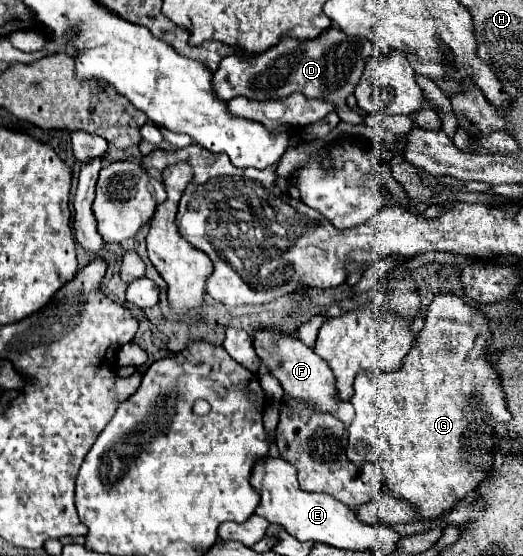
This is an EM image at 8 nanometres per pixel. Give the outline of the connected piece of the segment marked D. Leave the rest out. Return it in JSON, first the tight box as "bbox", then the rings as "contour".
{"bbox":[214,25,380,125],"contour":[[[332,25],[312,41],[284,37],[274,47],[266,49],[266,53],[258,53],[254,57],[234,53],[222,59],[220,69],[214,73],[214,83],[218,85],[218,97],[224,97],[226,101],[238,95],[254,101],[270,101],[276,97],[288,97],[294,91],[306,93],[306,97],[330,97],[330,101],[338,101],[338,105],[342,105],[342,109],[338,109],[338,117],[342,121],[364,125],[364,117],[348,111],[346,97],[354,93],[366,63],[378,55],[380,51],[366,37],[348,37],[338,25]]]}

